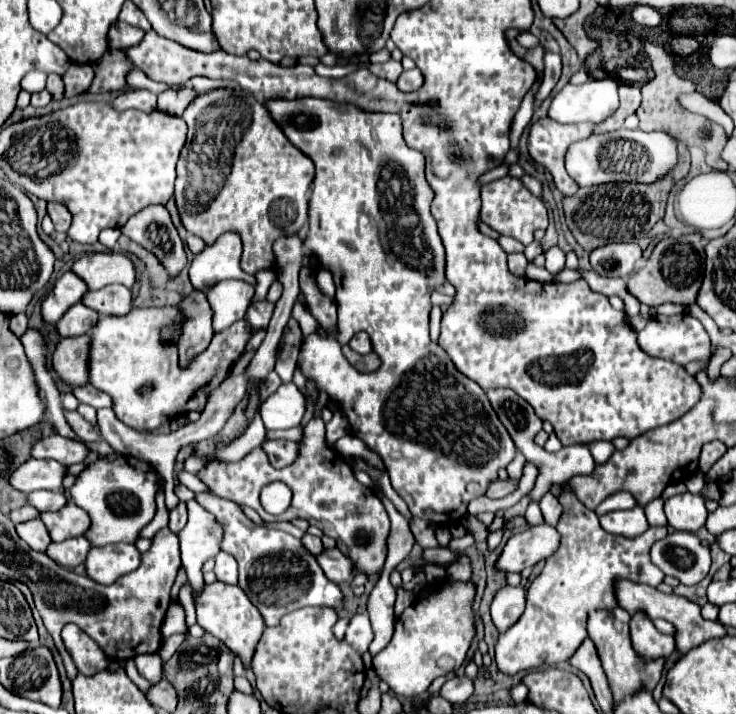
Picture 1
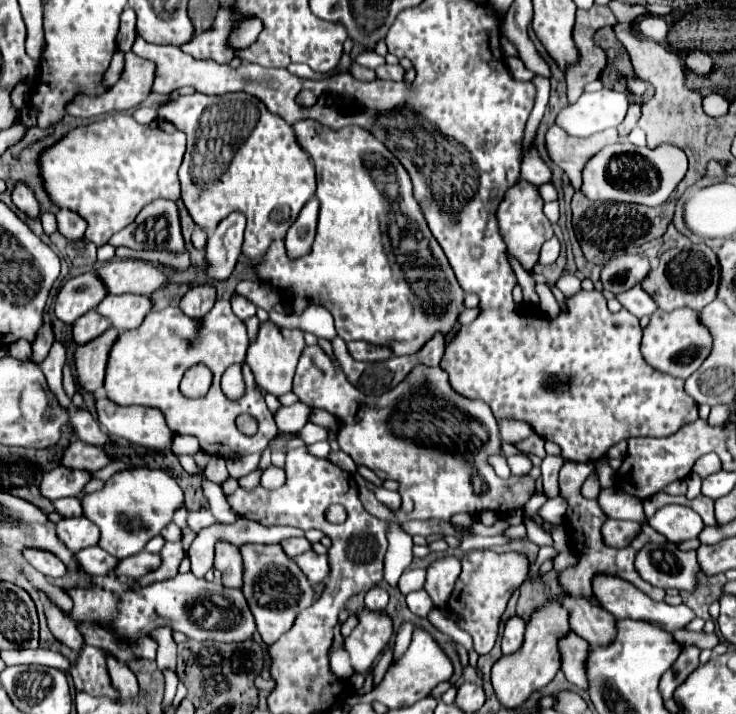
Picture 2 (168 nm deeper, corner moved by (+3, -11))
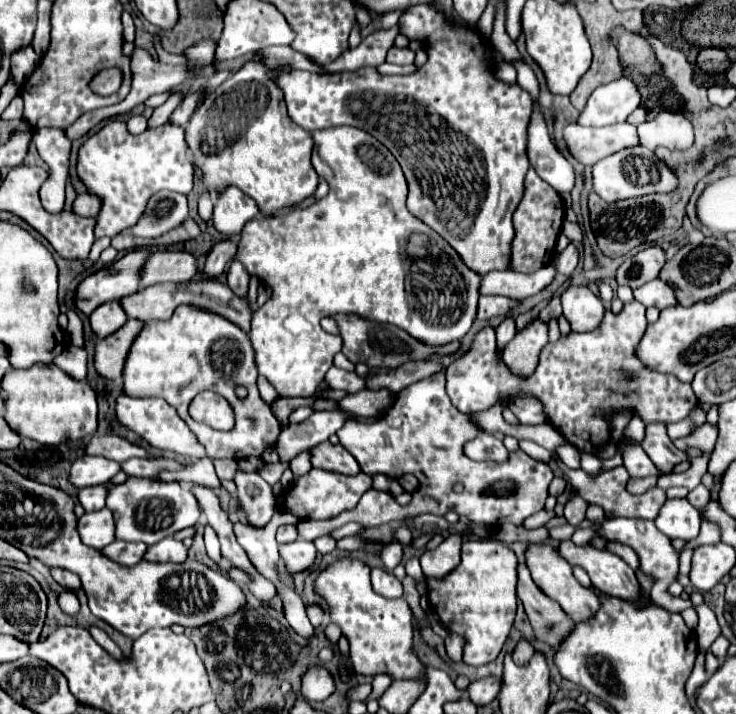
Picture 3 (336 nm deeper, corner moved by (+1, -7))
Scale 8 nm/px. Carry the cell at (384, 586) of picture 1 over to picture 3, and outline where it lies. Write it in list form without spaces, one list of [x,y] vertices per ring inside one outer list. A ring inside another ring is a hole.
[[[373,569],[371,571],[371,583],[373,583],[373,589],[387,599],[397,599],[403,595],[401,581],[385,569]]]

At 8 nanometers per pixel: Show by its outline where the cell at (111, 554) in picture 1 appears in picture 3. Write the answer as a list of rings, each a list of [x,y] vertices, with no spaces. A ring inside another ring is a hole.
[[[165,537],[163,541],[151,545],[145,553],[147,561],[171,561],[171,563],[183,563],[187,559],[187,547],[175,539],[175,537]]]

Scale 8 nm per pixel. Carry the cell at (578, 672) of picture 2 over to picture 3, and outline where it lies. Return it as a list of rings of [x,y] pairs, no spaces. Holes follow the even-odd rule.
[[[525,563],[517,565],[517,597],[521,599],[539,641],[557,647],[563,635],[573,629],[573,623],[567,619],[565,611],[547,595],[543,595],[543,591],[533,583]]]

